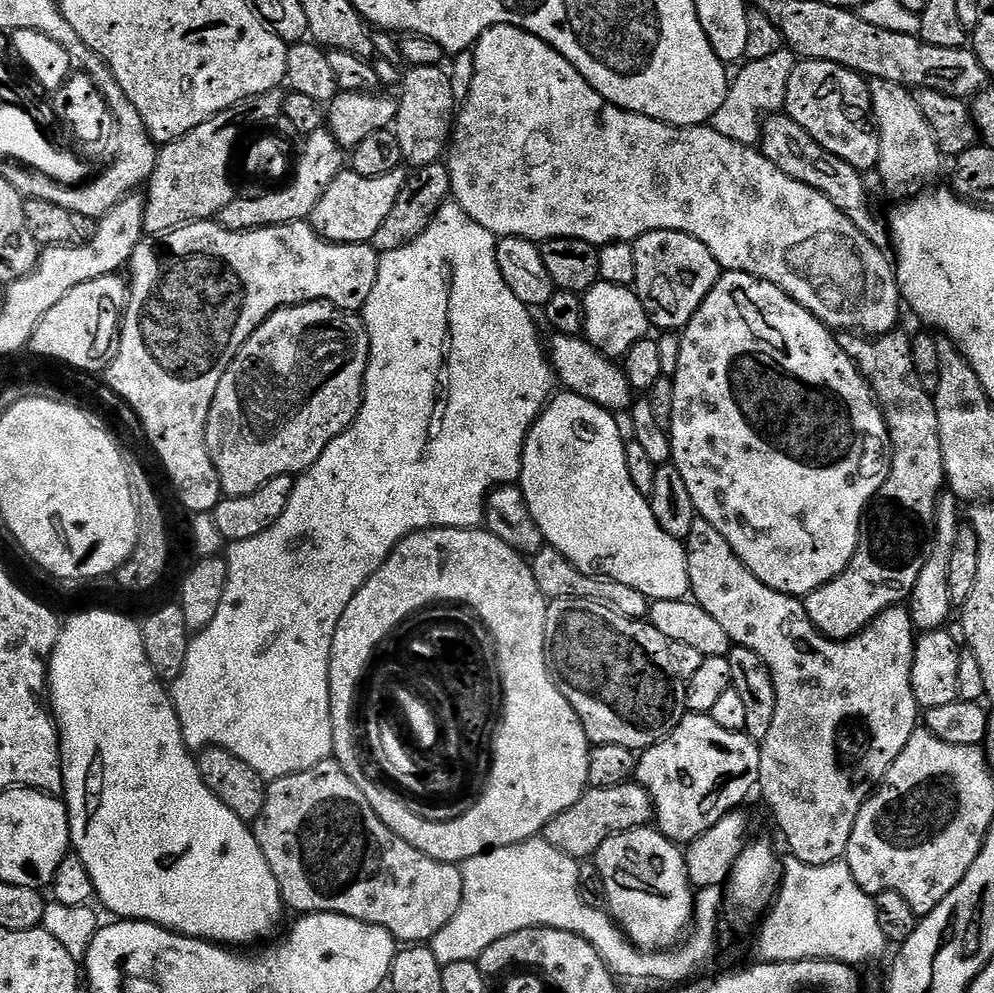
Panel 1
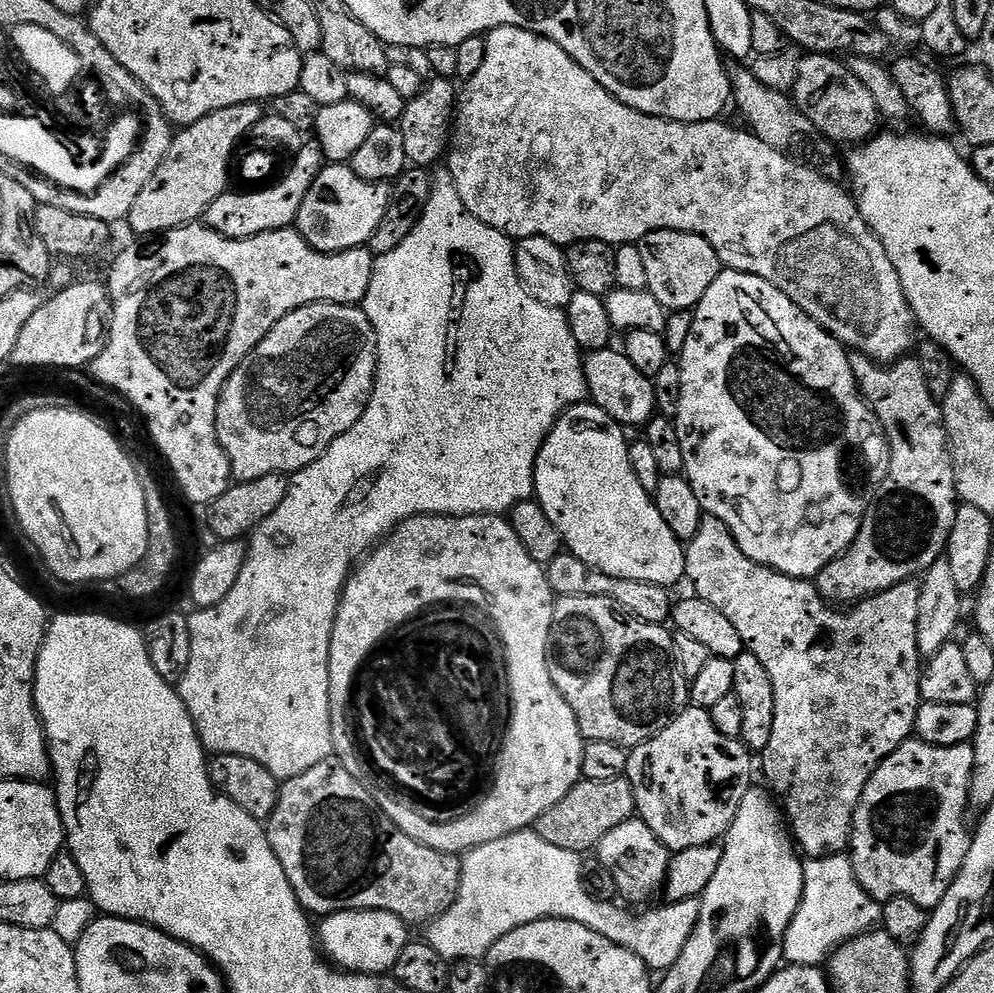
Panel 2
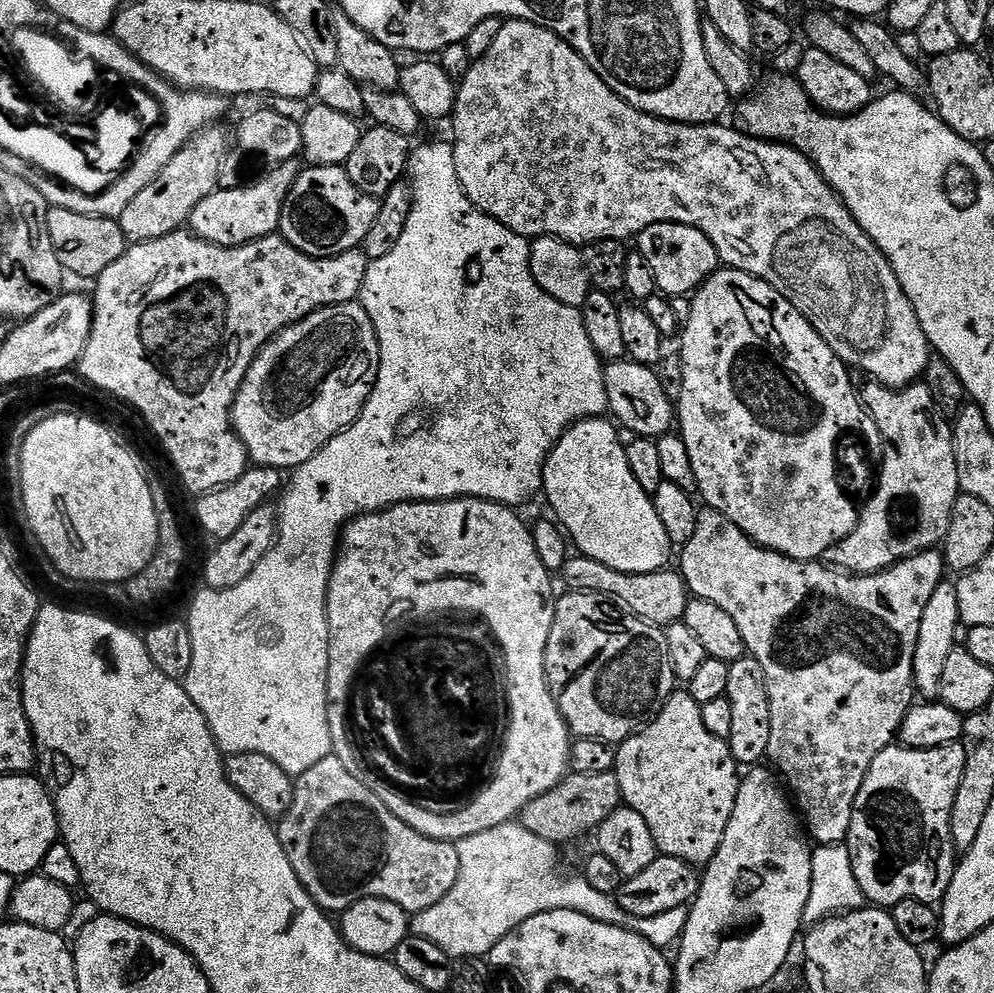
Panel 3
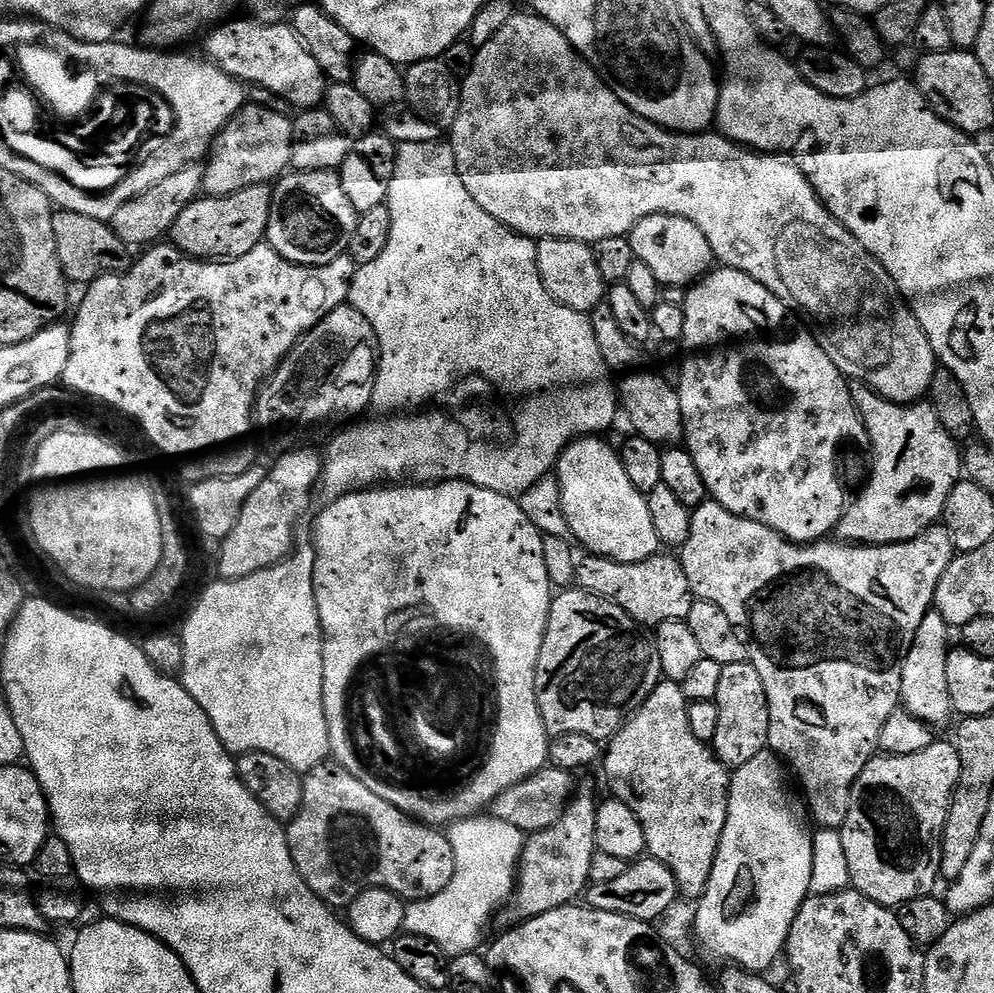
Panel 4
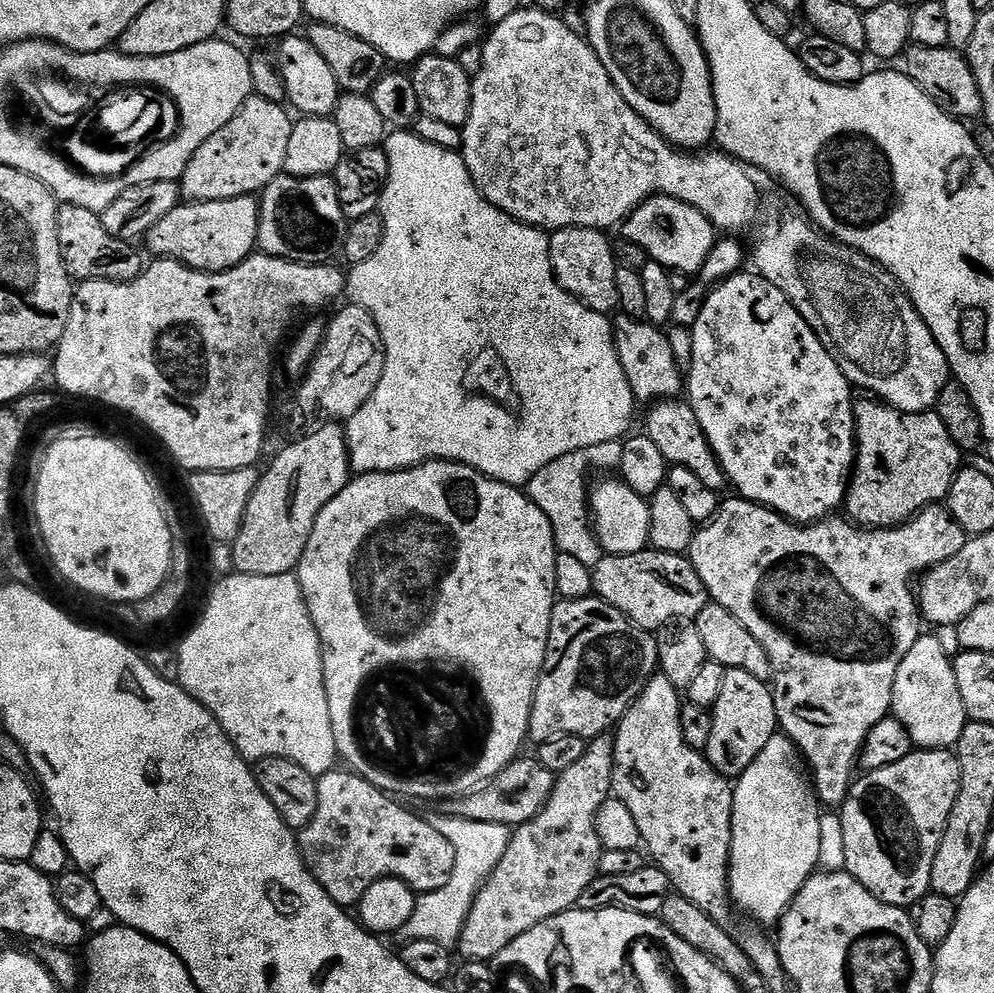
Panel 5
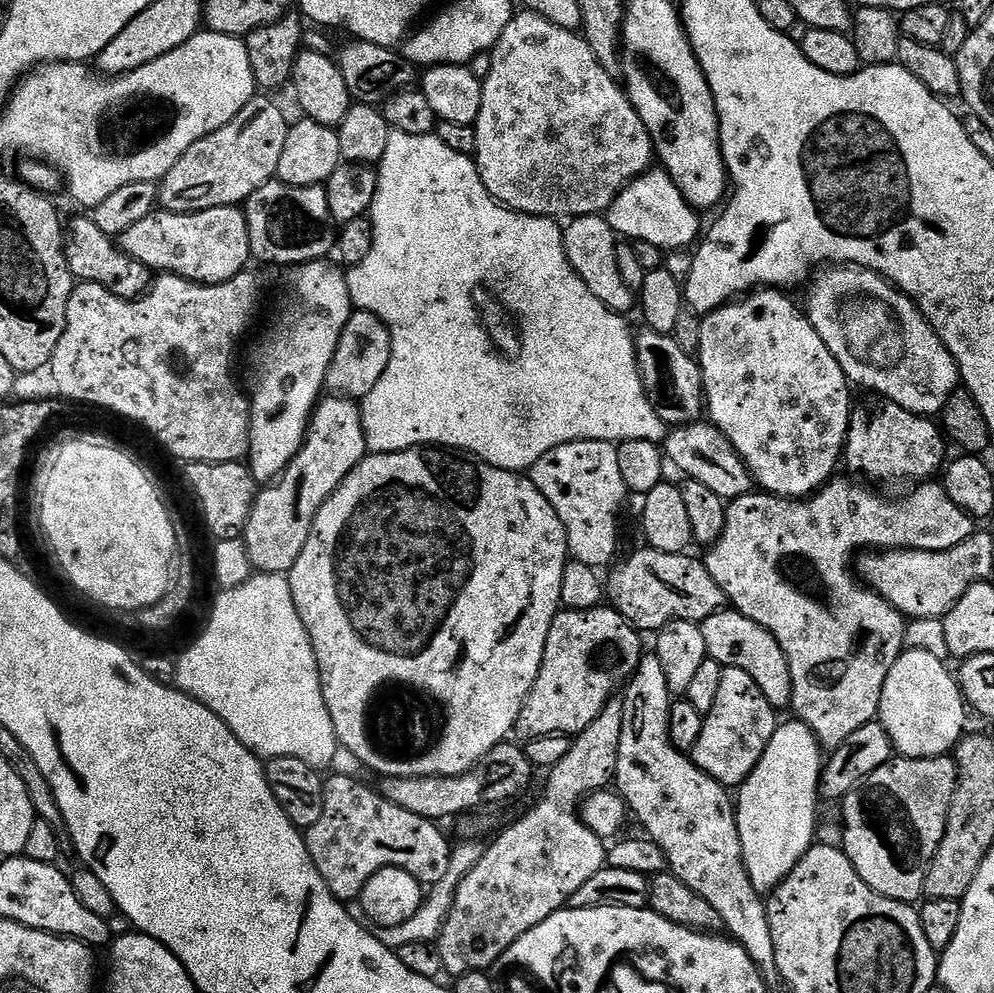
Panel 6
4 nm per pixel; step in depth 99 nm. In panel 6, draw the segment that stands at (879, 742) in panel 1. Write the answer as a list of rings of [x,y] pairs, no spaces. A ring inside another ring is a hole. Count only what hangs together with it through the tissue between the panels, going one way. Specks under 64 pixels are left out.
[[[840,479],[829,480],[819,492],[813,492],[811,496],[803,500],[785,500],[779,496],[770,496],[763,490],[753,490],[747,496],[740,496],[731,501],[726,510],[726,526],[722,530],[722,538],[718,538],[718,542],[707,549],[708,556],[703,557],[706,570],[710,572],[710,578],[714,578],[714,582],[718,582],[718,586],[722,586],[725,601],[735,611],[758,622],[758,626],[770,630],[770,634],[774,636],[778,646],[782,648],[782,654],[786,656],[792,679],[791,711],[796,711],[793,712],[795,719],[802,721],[815,734],[821,745],[828,750],[846,742],[846,738],[850,738],[850,734],[854,734],[854,730],[862,730],[862,726],[871,724],[877,719],[886,674],[890,674],[894,662],[906,648],[906,617],[894,606],[890,606],[890,602],[883,600],[877,592],[858,583],[857,577],[850,567],[854,557],[865,550],[895,550],[897,548],[909,548],[923,552],[945,552],[966,542],[966,538],[970,538],[978,528],[977,521],[973,520],[971,516],[967,516],[958,506],[954,506],[954,502],[950,502],[950,494],[946,494],[943,483],[917,484],[911,490],[905,491],[908,492],[905,496],[891,500],[888,496],[879,496],[876,493],[879,491],[867,483],[857,482],[855,479],[852,479],[853,481]]]

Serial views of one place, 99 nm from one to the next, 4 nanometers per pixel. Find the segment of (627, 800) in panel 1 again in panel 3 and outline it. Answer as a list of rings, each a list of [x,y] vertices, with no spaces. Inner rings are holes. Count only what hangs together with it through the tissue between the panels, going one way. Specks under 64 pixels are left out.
[[[615,771],[606,774],[578,774],[572,772],[565,775],[564,779],[558,782],[546,794],[534,798],[527,806],[520,811],[518,823],[530,834],[538,834],[550,846],[561,846],[576,840],[579,836],[595,833],[614,810],[621,807],[620,787]]]

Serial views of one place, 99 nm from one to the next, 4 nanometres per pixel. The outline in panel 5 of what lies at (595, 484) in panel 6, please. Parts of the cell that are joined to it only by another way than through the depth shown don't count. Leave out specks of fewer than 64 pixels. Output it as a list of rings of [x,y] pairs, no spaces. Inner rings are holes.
[[[621,439],[611,440],[582,451],[564,454],[544,466],[526,485],[528,496],[550,518],[557,549],[580,559],[590,569],[596,568],[604,555],[591,526],[590,483],[588,484],[590,470],[617,469],[622,460],[623,444]]]

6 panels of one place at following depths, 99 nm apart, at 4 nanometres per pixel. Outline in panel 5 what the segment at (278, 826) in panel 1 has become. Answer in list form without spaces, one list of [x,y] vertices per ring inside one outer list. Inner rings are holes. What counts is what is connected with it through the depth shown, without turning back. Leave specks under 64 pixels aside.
[[[351,770],[340,771],[330,771],[317,779],[318,810],[308,825],[298,832],[304,864],[322,890],[326,890],[326,894],[345,910],[351,909],[351,904],[352,907],[359,905],[362,894],[366,894],[374,882],[388,876],[406,882],[417,894],[442,890],[442,886],[450,882],[450,874],[454,874],[454,846],[450,846],[450,841],[434,830],[431,819],[415,816],[410,809],[400,805],[403,803],[399,799],[382,791],[376,783],[366,782],[364,776]]]

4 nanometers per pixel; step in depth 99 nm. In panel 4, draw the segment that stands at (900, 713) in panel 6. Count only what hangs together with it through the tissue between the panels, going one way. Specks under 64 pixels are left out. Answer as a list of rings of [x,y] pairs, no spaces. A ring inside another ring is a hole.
[[[928,612],[926,618],[922,618],[922,626],[918,626],[918,634],[914,634],[914,646],[910,646],[910,654],[906,654],[906,662],[902,666],[900,699],[903,711],[914,714],[914,718],[929,726],[944,724],[954,716],[950,686],[946,683],[946,658],[950,651],[949,627],[940,612]]]

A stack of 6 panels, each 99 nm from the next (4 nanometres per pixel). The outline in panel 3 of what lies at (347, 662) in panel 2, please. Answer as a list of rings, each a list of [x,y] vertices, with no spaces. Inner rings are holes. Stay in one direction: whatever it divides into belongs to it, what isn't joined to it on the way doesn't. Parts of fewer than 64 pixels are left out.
[[[459,496],[457,500],[419,500],[417,504],[395,504],[393,508],[386,508],[383,512],[368,512],[346,524],[340,537],[336,562],[332,565],[332,577],[328,583],[328,717],[332,755],[338,758],[338,762],[342,762],[342,766],[346,766],[346,770],[350,770],[350,774],[354,774],[354,778],[358,778],[358,782],[365,784],[382,801],[382,806],[386,806],[394,818],[402,818],[410,830],[418,830],[418,834],[426,834],[426,838],[434,838],[438,842],[456,844],[474,834],[482,834],[482,830],[494,830],[494,826],[515,821],[520,811],[534,798],[558,786],[570,768],[568,723],[562,718],[556,698],[548,689],[544,669],[546,642],[550,638],[550,626],[554,622],[556,609],[552,596],[554,576],[546,570],[546,566],[542,566],[542,558],[538,558],[531,527],[527,523],[524,525],[523,518],[516,512],[519,511],[507,504],[495,504],[492,500],[479,500],[473,496]],[[411,612],[471,614],[479,618],[492,633],[506,669],[508,715],[500,759],[488,783],[476,793],[475,798],[462,810],[445,816],[434,814],[423,803],[415,804],[407,800],[404,797],[407,795],[399,787],[381,778],[367,763],[364,765],[356,757],[352,740],[348,737],[348,708],[350,712],[352,679],[356,671],[385,643],[389,635],[388,627]]]

